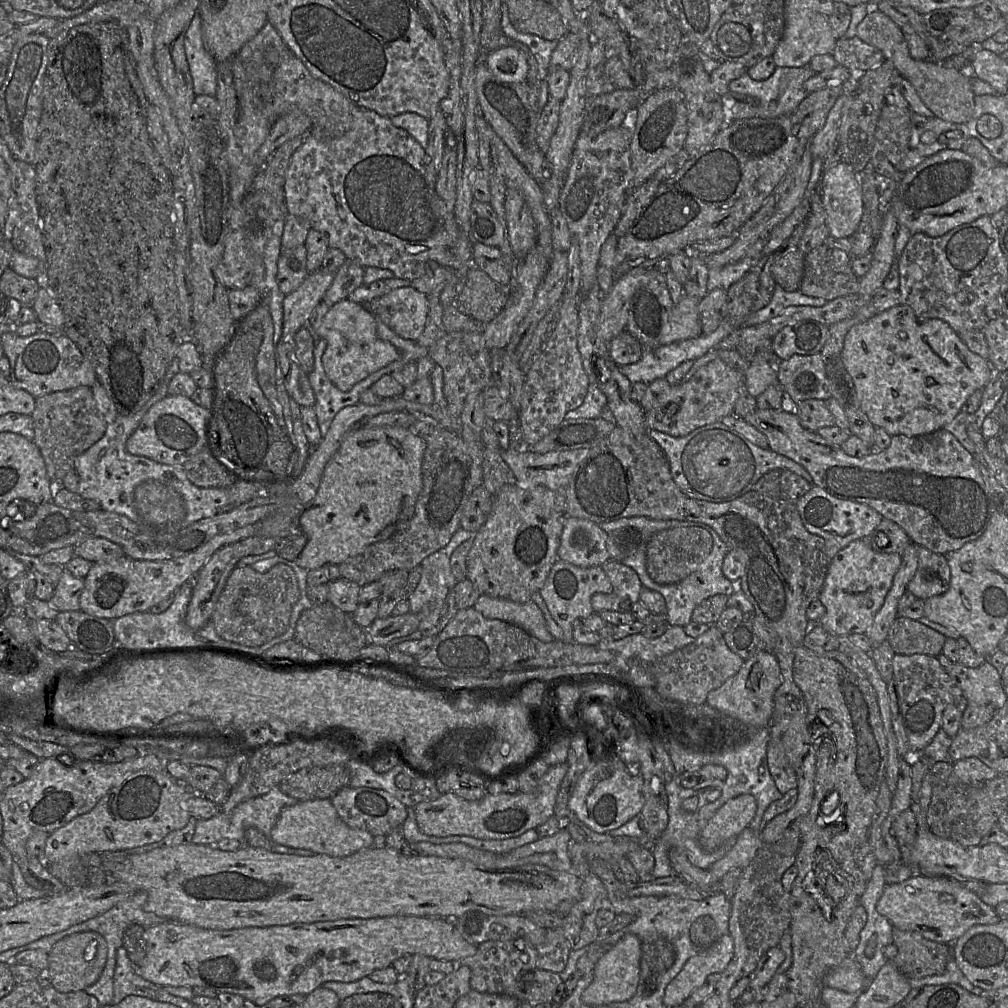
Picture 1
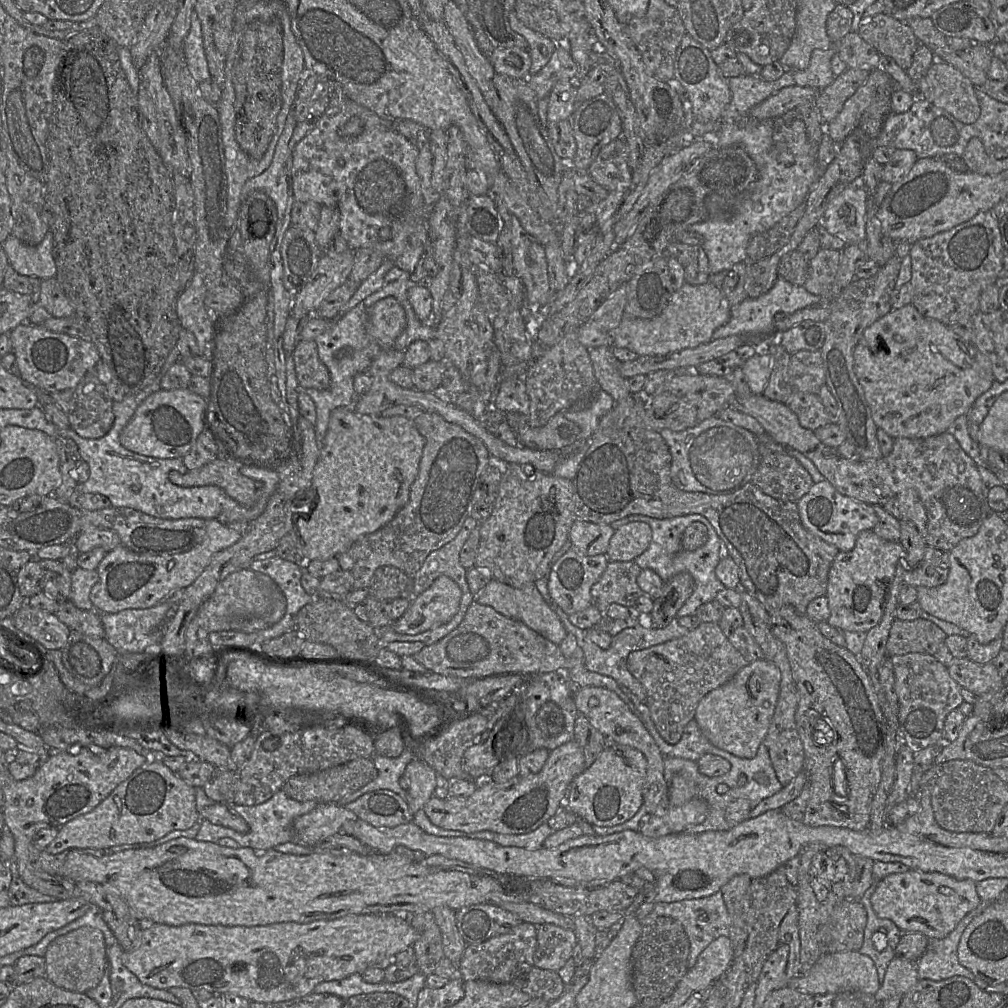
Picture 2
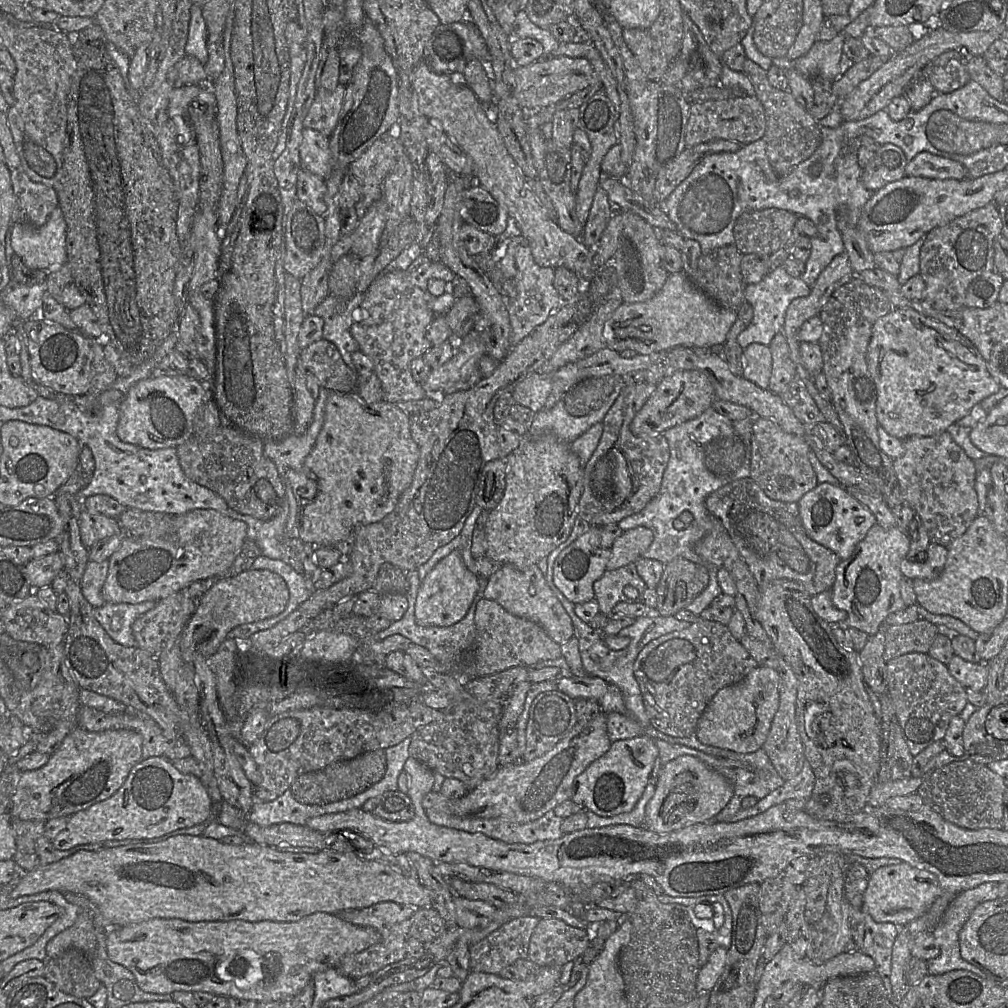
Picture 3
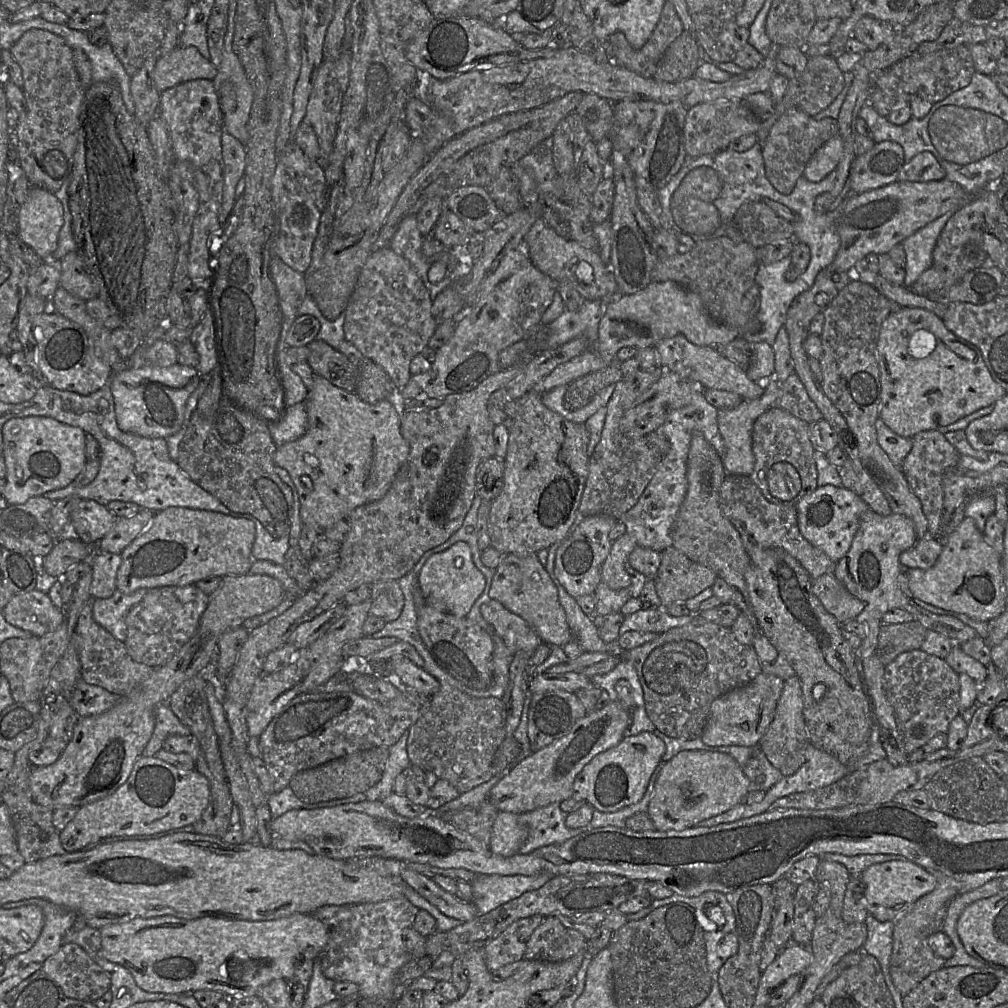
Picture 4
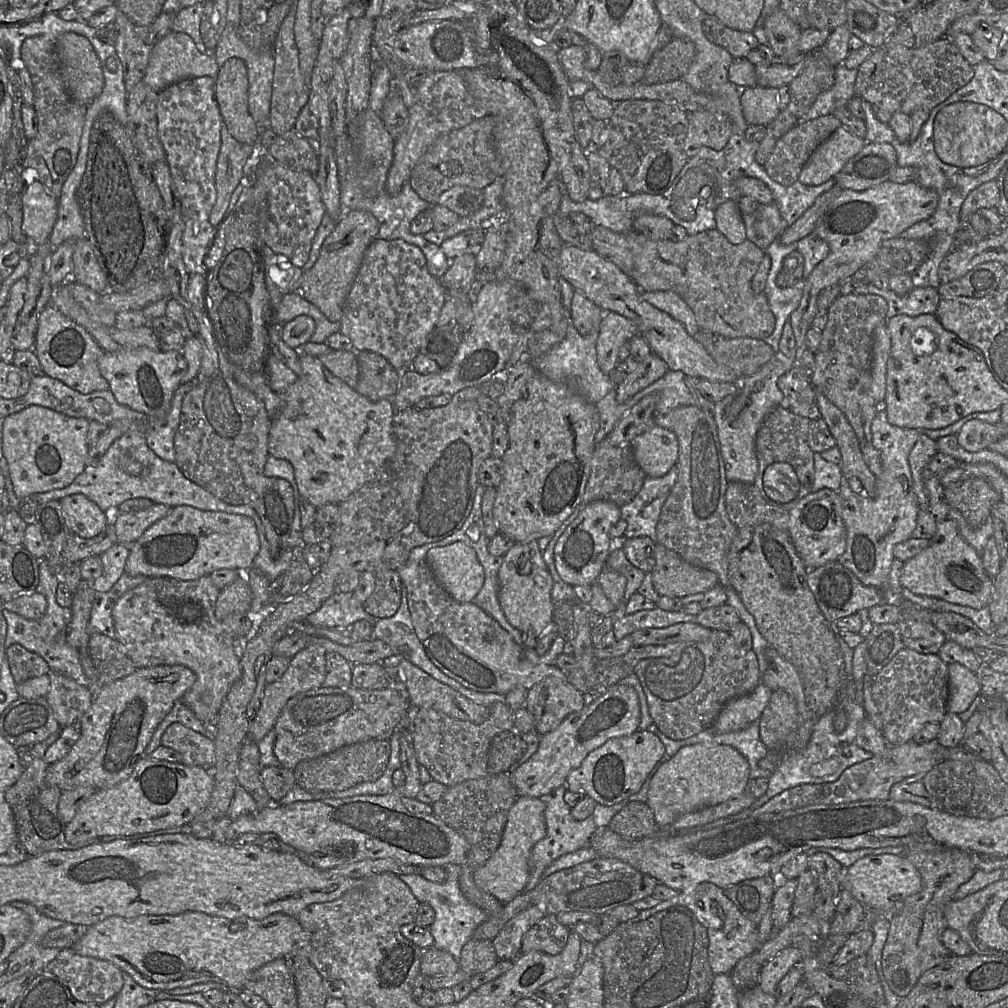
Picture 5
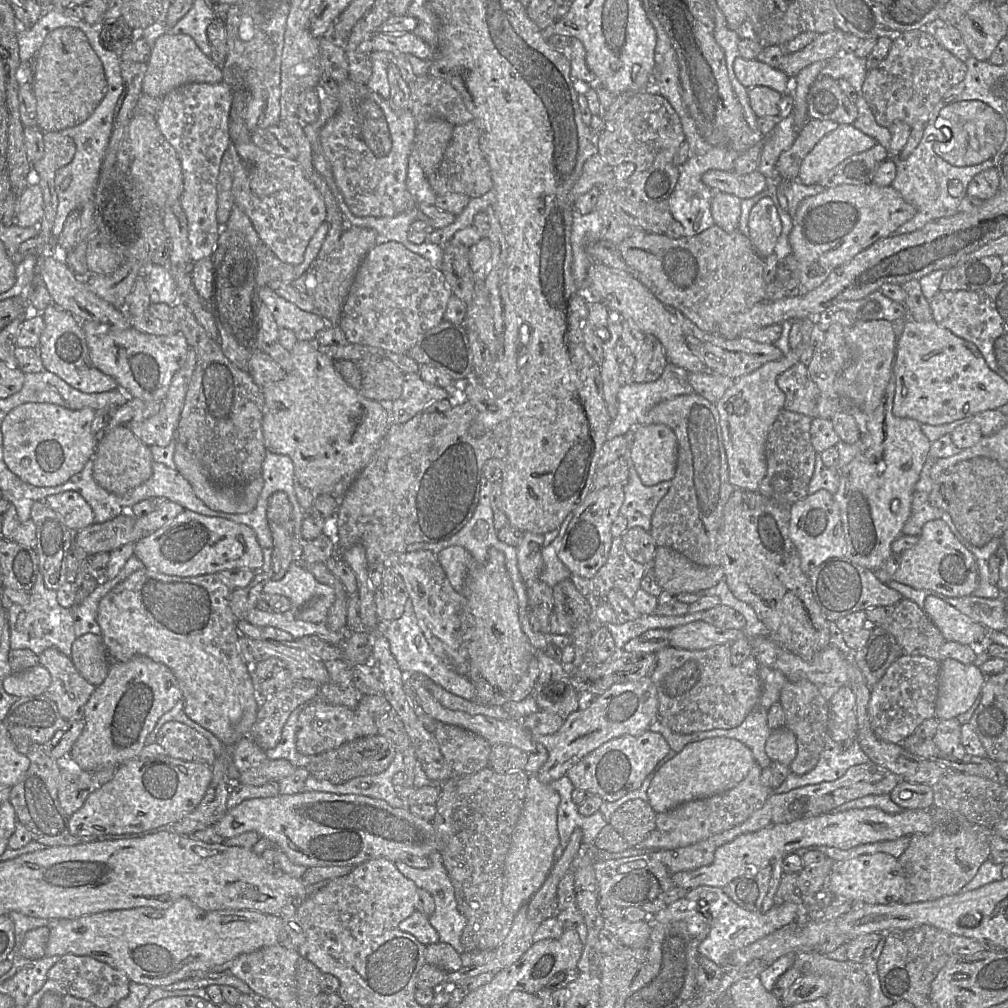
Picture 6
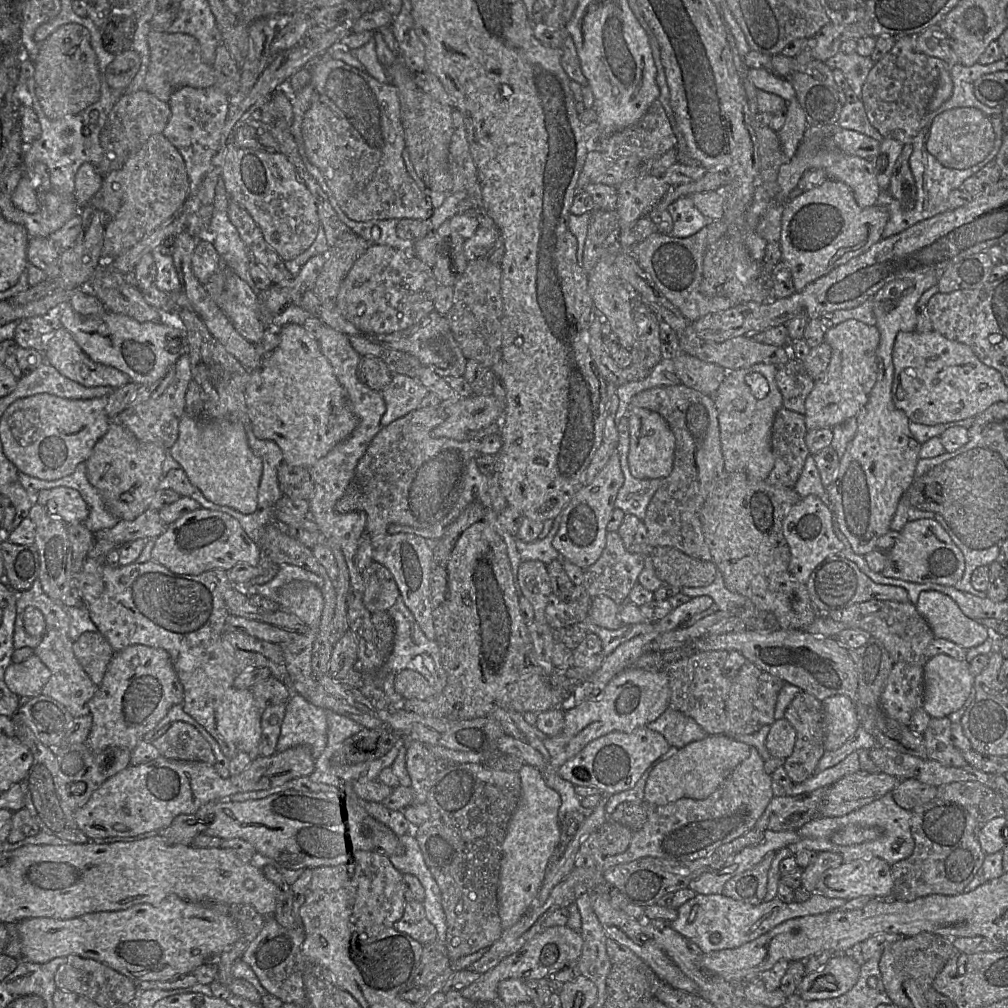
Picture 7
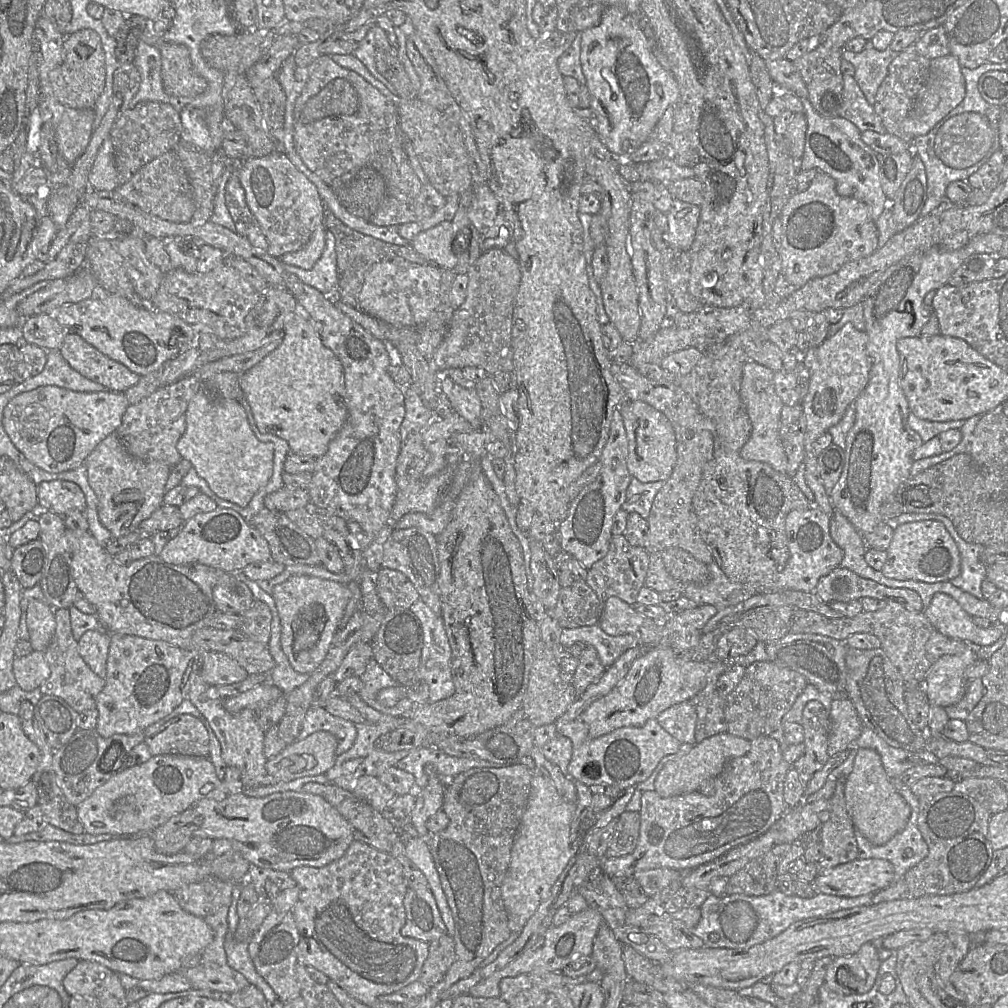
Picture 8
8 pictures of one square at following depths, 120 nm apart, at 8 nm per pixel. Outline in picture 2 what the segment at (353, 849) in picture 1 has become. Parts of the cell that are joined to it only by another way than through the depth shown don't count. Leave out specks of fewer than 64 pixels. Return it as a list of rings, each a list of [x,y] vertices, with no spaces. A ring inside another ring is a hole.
[[[319,803],[312,811],[294,820],[293,843],[314,847],[335,835],[346,821],[356,820],[355,813],[336,803]]]

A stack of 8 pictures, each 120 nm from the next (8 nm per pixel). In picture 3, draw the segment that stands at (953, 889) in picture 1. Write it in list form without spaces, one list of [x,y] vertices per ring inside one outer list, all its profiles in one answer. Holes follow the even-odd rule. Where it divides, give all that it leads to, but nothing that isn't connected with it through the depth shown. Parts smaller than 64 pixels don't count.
[[[902,862],[880,867],[869,875],[863,905],[876,922],[889,922],[903,927],[925,914],[942,892],[936,875]]]

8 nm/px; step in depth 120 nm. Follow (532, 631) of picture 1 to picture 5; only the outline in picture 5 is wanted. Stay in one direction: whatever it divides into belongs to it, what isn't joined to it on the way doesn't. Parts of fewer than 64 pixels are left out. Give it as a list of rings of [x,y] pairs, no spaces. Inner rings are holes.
[[[538,541],[514,543],[504,555],[498,581],[498,600],[509,623],[521,632],[532,630],[537,638],[544,634],[553,622],[553,578],[544,562]]]

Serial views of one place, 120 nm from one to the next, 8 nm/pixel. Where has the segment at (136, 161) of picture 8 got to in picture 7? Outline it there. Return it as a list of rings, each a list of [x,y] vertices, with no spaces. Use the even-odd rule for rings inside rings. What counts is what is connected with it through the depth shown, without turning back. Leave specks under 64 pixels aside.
[[[141,90],[133,93],[123,93],[111,109],[104,127],[100,133],[102,149],[98,172],[103,180],[111,172],[121,169],[153,135],[161,134],[171,116],[168,103],[160,101],[155,96]]]

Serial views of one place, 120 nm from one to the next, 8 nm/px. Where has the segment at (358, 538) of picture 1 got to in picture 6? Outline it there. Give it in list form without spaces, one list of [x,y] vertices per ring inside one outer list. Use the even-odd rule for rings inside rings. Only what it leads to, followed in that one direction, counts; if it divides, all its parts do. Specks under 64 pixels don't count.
[[[297,340],[293,348],[290,350],[290,357],[292,361],[292,370],[286,372],[286,375],[281,380],[268,383],[261,387],[264,401],[262,433],[265,449],[272,453],[283,454],[290,457],[294,465],[296,481],[302,486],[310,489],[316,495],[329,494],[340,498],[349,489],[355,478],[369,464],[376,452],[380,449],[387,433],[387,428],[390,424],[388,406],[380,402],[368,400],[363,397],[359,391],[352,388],[335,369],[334,360],[321,352],[315,341]]]

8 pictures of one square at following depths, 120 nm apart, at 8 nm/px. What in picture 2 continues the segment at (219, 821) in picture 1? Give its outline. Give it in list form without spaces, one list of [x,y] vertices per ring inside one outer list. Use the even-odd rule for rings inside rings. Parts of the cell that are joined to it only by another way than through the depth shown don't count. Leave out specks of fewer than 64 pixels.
[[[281,789],[276,792],[268,801],[253,806],[243,806],[233,803],[226,803],[238,815],[240,815],[248,824],[249,831],[240,833],[230,828],[215,825],[202,819],[200,830],[194,839],[198,841],[207,841],[217,843],[222,838],[231,838],[235,840],[240,847],[249,847],[256,851],[266,851],[275,846],[294,841],[294,820],[304,814],[312,811],[319,803],[314,801],[299,802],[286,795]]]

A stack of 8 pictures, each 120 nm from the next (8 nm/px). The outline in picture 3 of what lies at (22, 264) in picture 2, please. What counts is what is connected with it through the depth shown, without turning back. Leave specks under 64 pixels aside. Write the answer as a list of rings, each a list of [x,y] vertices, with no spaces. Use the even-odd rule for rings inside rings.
[[[57,206],[41,227],[13,224],[11,246],[27,267],[49,272],[66,263],[65,238],[66,222]]]

